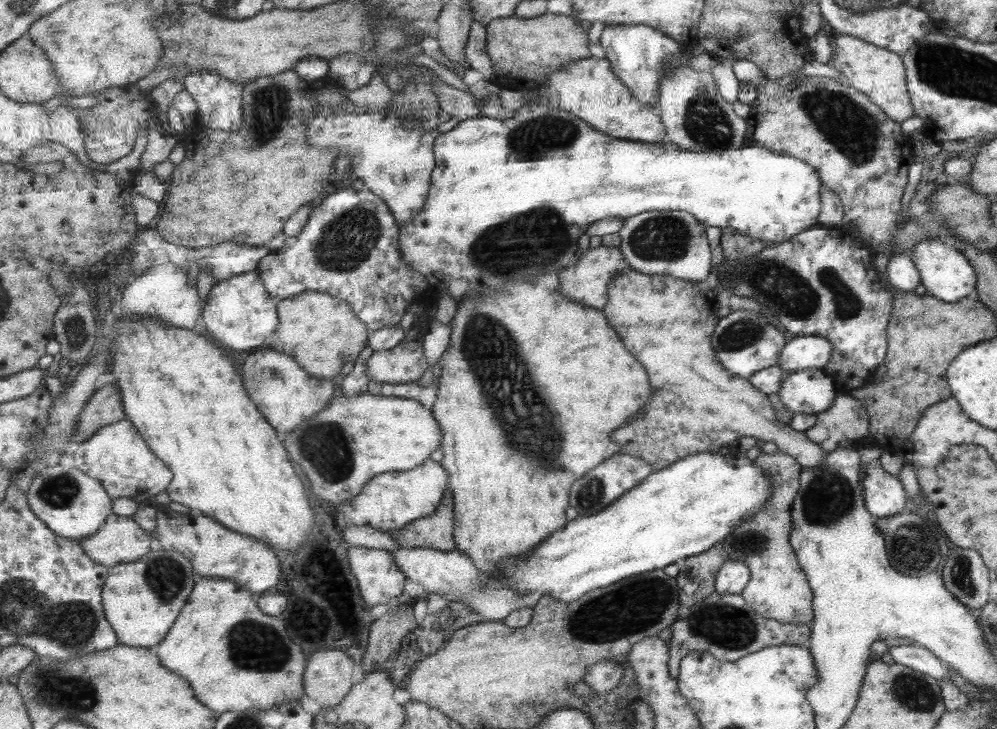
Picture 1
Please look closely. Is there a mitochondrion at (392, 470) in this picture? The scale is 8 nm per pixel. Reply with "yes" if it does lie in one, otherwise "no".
no

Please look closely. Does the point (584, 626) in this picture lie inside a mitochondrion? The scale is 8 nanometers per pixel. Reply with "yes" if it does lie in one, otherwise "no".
yes

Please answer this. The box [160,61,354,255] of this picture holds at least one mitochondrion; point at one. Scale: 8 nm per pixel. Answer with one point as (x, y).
(271, 105)

